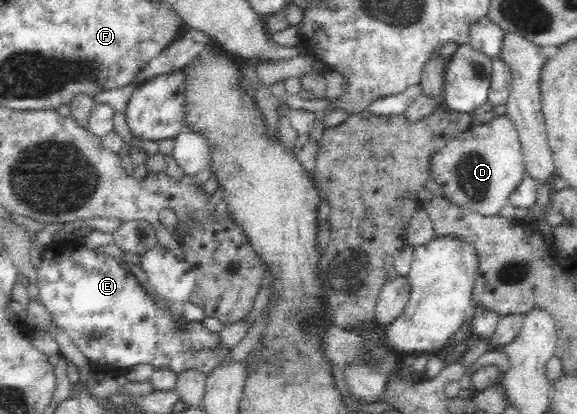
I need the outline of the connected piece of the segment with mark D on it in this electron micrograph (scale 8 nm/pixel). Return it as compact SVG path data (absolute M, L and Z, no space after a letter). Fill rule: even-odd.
M506 114L495 116L486 123L476 122L465 131L459 132L432 155L429 167L430 179L442 188L444 197L449 198L454 204L491 217L498 215L499 211L508 204L509 196L516 190L525 175L519 134Z

